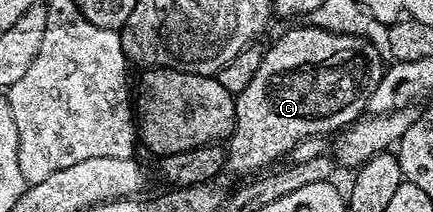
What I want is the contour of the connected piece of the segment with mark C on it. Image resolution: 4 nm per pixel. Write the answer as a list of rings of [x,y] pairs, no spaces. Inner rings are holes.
[[[306,27],[307,29],[291,29],[288,33],[283,33],[269,48],[264,52],[261,59],[261,67],[257,67],[257,75],[253,75],[249,87],[245,87],[245,91],[241,91],[235,97],[235,127],[230,134],[229,142],[225,149],[225,169],[229,173],[251,173],[247,175],[255,175],[260,171],[266,170],[268,167],[274,166],[274,161],[278,157],[286,158],[290,154],[291,149],[297,143],[304,141],[306,137],[318,137],[320,135],[334,134],[336,131],[342,131],[355,124],[368,112],[367,104],[370,96],[373,95],[374,89],[377,87],[383,72],[385,70],[385,62],[383,63],[380,50],[371,45],[363,37],[354,37],[348,33],[330,33],[328,29],[320,29],[318,27]]]

